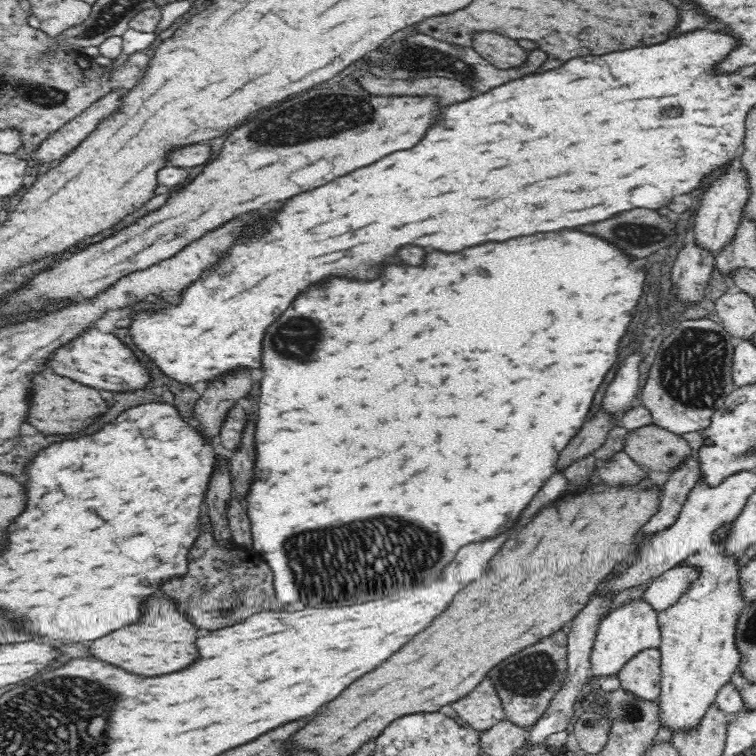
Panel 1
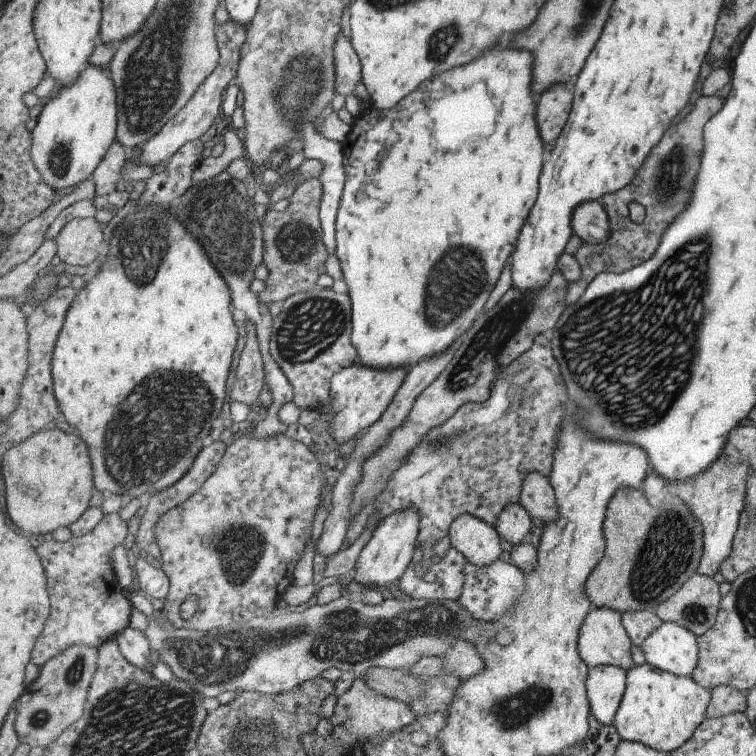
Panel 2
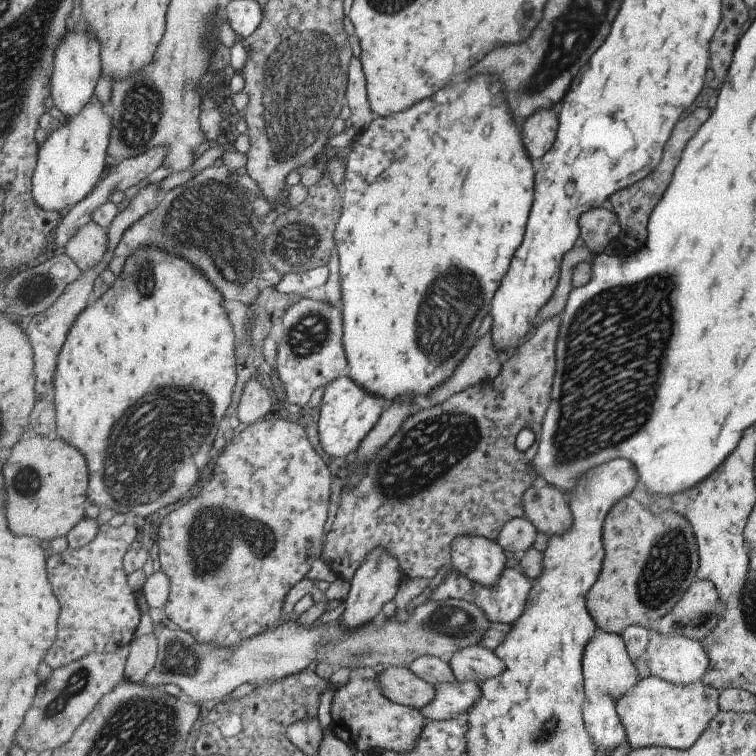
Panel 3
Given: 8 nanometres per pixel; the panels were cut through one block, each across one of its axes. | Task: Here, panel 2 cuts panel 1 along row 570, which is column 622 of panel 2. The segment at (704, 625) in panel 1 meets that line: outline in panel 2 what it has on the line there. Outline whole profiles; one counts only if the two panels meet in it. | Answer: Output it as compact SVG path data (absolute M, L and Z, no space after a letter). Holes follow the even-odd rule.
M644 662L641 666L637 665L629 670L626 691L612 724L626 741L643 743L658 751L677 751L694 736L695 730L702 726L702 722L707 720L711 697L710 690L699 686L693 678L665 672L651 663Z

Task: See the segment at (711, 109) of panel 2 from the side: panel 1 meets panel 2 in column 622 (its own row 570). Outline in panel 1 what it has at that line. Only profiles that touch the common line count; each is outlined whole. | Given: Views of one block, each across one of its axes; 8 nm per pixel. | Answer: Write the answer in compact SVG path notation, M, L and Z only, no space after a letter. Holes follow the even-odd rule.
M202 534L194 552L190 552L188 574L182 578L174 578L162 586L162 592L178 604L178 611L185 614L198 628L204 630L222 630L226 626L234 626L240 620L268 610L278 608L276 604L276 589L271 584L272 569L257 558L242 558L242 550L230 548L225 550L216 546L210 534ZM204 546L204 548L202 548Z

